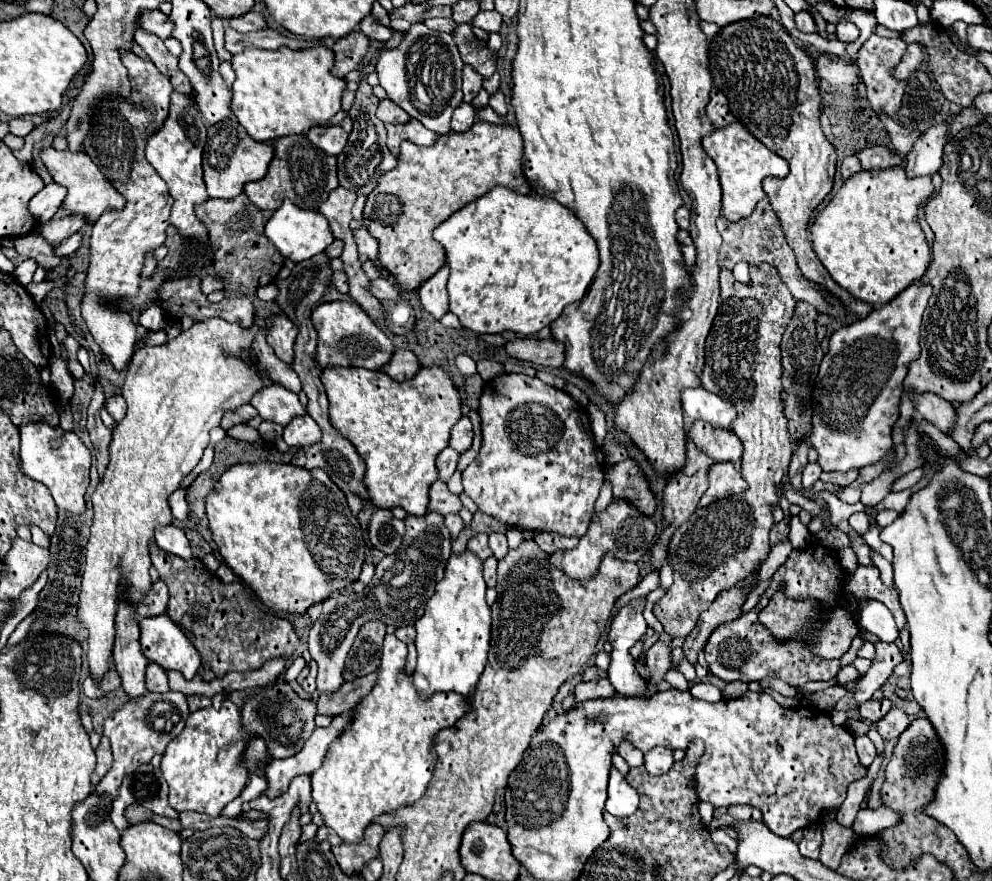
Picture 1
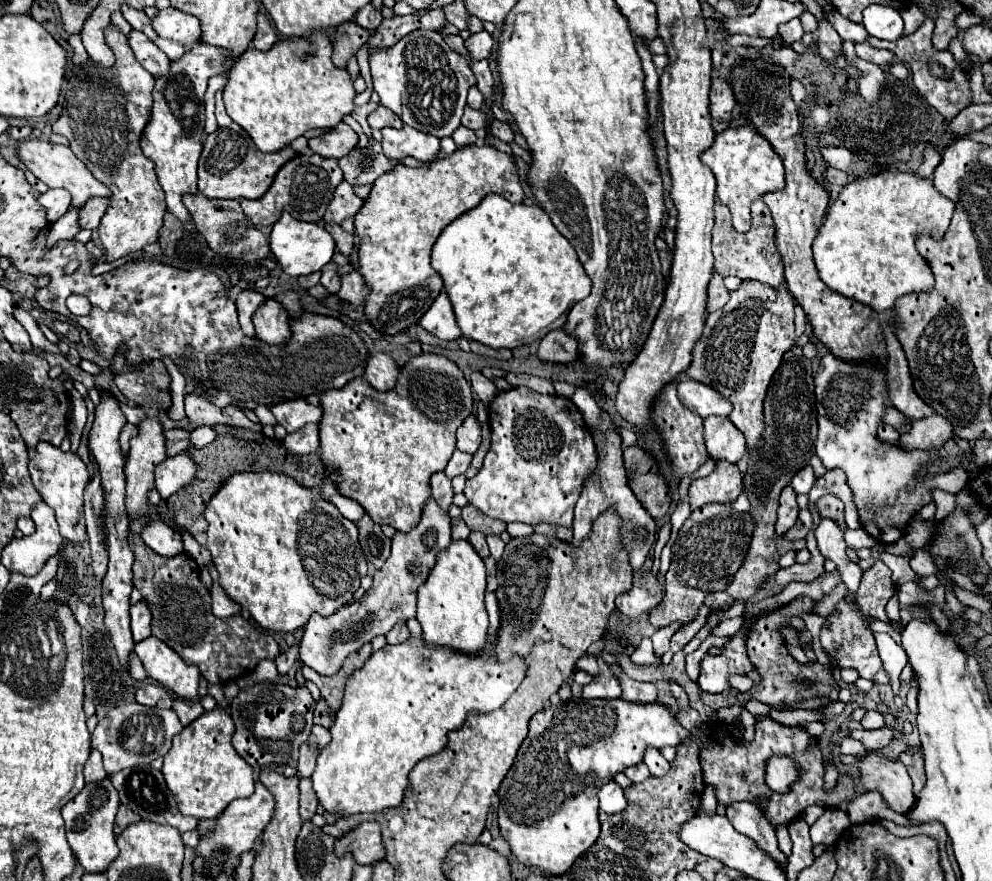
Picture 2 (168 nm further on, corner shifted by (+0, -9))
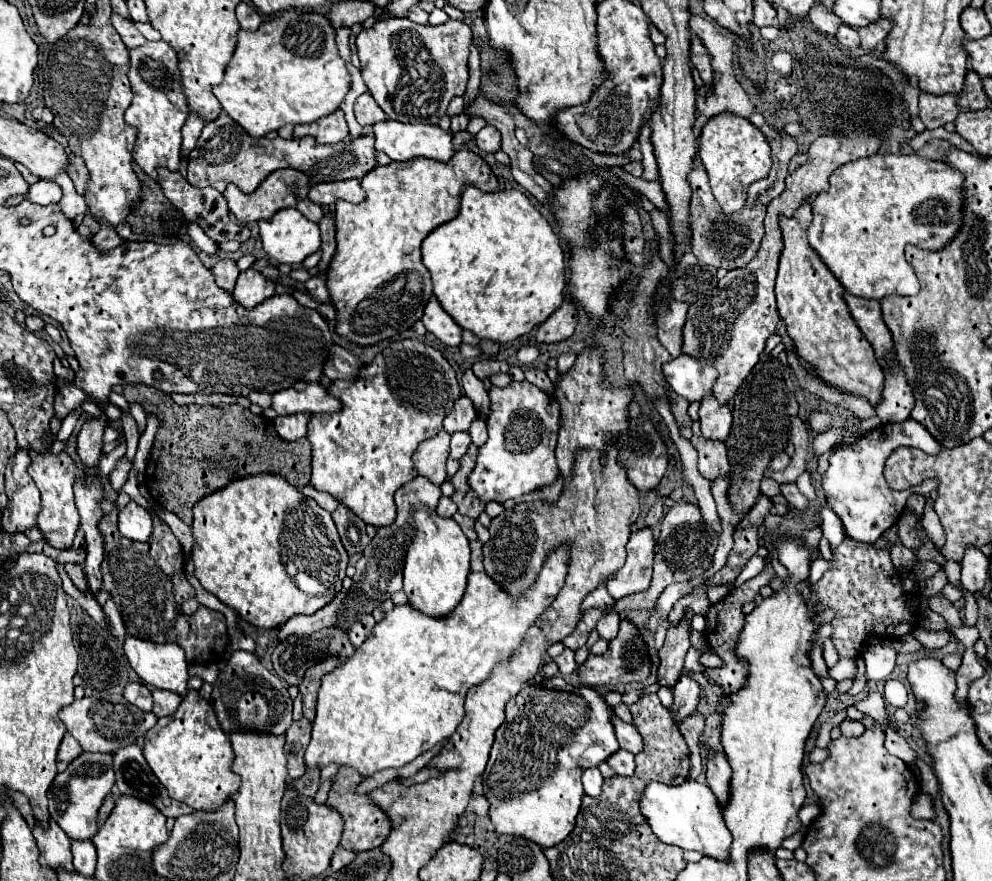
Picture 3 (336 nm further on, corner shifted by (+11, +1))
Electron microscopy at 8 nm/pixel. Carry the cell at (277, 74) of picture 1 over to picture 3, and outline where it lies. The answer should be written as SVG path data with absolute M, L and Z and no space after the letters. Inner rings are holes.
M286 11L276 19L264 21L258 31L240 31L238 33L238 45L234 51L232 61L226 67L224 81L214 87L214 95L220 101L222 109L240 123L248 135L252 137L264 137L272 131L278 131L282 125L292 123L312 123L324 115L334 113L344 95L350 89L350 75L346 71L346 63L338 53L336 41L334 41L334 29L330 29L330 23L326 17L318 13L304 13L304 11Z

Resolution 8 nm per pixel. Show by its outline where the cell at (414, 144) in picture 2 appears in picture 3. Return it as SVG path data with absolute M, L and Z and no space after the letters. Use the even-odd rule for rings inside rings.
M386 119L374 123L372 129L376 135L376 149L384 151L392 161L410 161L414 157L448 161L456 151L452 135L438 125L412 125Z

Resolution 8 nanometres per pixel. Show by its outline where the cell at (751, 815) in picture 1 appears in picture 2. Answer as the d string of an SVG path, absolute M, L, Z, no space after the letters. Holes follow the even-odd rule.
M737 801L733 805L727 807L727 819L731 821L731 825L747 835L749 839L753 839L763 852L768 854L775 861L785 861L781 849L777 847L777 838L773 825L769 825L769 821L765 819L763 811L749 801Z

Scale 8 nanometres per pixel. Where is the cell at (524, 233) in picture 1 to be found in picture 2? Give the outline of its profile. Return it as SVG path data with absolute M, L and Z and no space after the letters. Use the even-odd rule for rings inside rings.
M487 195L477 209L449 223L433 245L431 265L445 283L463 335L491 349L515 349L545 337L549 331L561 329L569 309L585 299L591 287L575 249L559 235L549 215L539 205L513 205L501 195Z

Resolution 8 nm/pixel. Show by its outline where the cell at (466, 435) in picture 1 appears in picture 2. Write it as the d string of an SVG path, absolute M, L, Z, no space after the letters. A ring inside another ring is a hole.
M469 415L457 429L457 449L465 453L475 453L481 445L481 423L475 415Z

